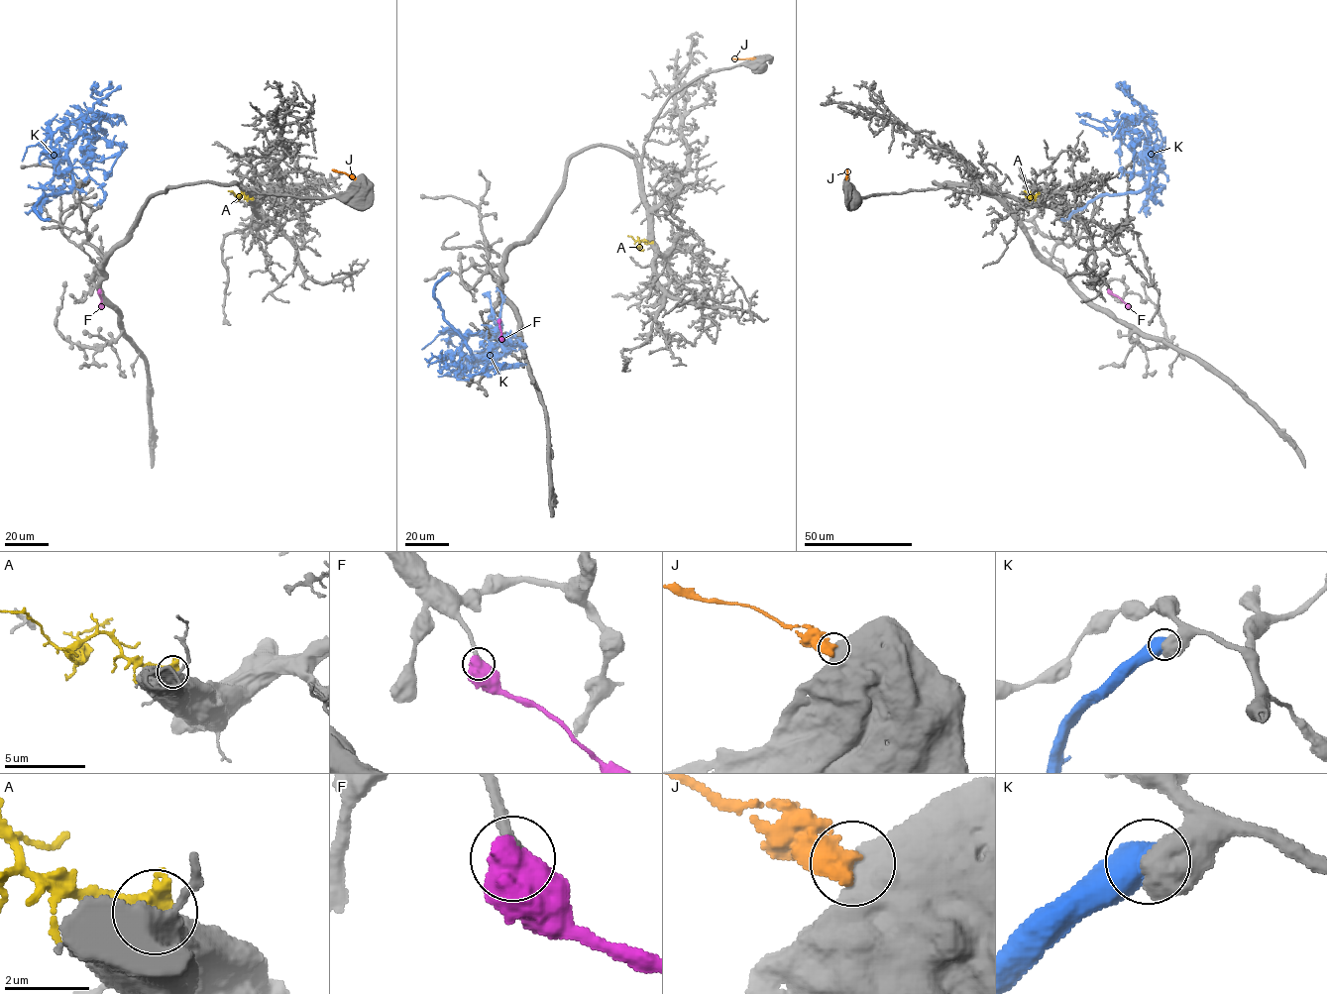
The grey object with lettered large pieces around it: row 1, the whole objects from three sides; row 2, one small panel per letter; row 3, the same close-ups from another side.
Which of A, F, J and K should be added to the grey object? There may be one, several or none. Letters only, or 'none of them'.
F

